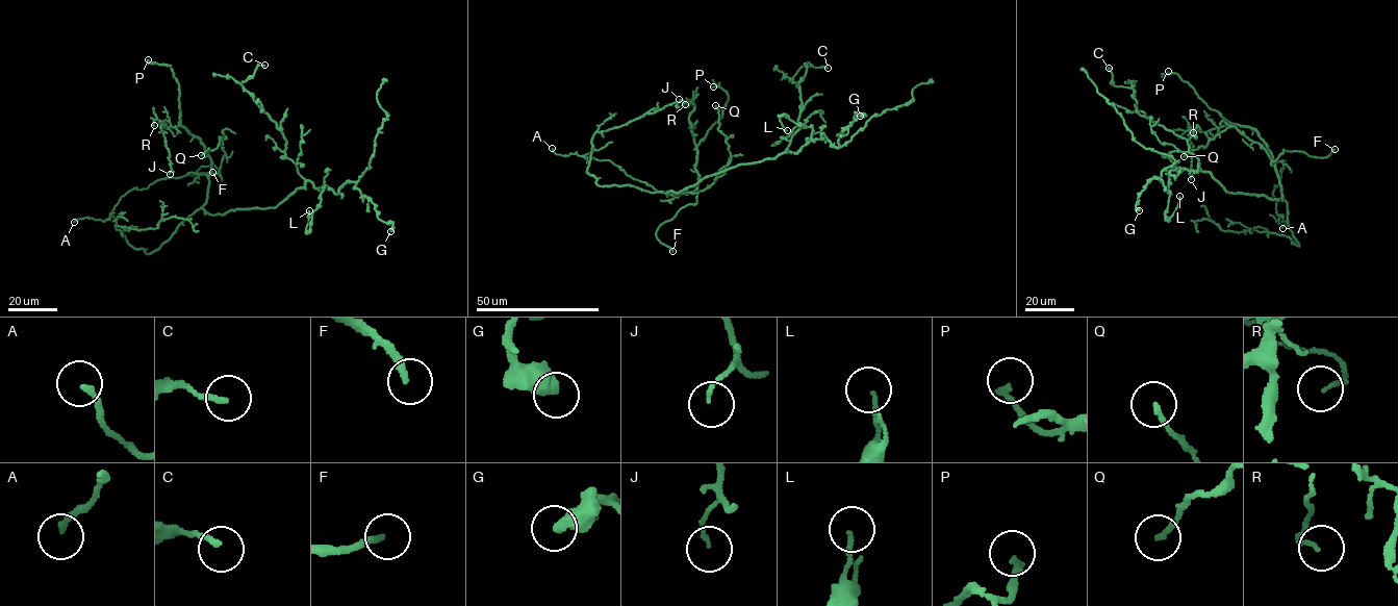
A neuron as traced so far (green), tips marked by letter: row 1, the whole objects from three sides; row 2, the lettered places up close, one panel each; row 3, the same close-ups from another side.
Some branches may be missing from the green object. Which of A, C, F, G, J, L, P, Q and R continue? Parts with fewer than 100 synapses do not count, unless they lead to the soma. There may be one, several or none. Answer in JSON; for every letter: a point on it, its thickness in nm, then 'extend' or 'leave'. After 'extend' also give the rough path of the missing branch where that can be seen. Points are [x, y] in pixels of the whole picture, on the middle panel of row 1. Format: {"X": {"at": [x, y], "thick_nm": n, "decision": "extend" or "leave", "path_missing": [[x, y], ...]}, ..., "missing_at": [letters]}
{"A": {"at": [552, 148], "thick_nm": 190, "decision": "leave"}, "C": {"at": [828, 68], "thick_nm": 180, "decision": "leave"}, "F": {"at": [672, 251], "thick_nm": 220, "decision": "extend", "path_missing": [[672, 251], [682, 271], [704, 277]]}, "G": {"at": [860, 116], "thick_nm": 500, "decision": "leave"}, "J": {"at": [679, 99], "thick_nm": 110, "decision": "leave"}, "L": {"at": [787, 130], "thick_nm": 130, "decision": "leave"}, "P": {"at": [713, 86], "thick_nm": 200, "decision": "leave"}, "Q": {"at": [715, 105], "thick_nm": 140, "decision": "leave"}, "R": {"at": [685, 104], "thick_nm": 80, "decision": "leave"}, "missing_at": ["F"]}

